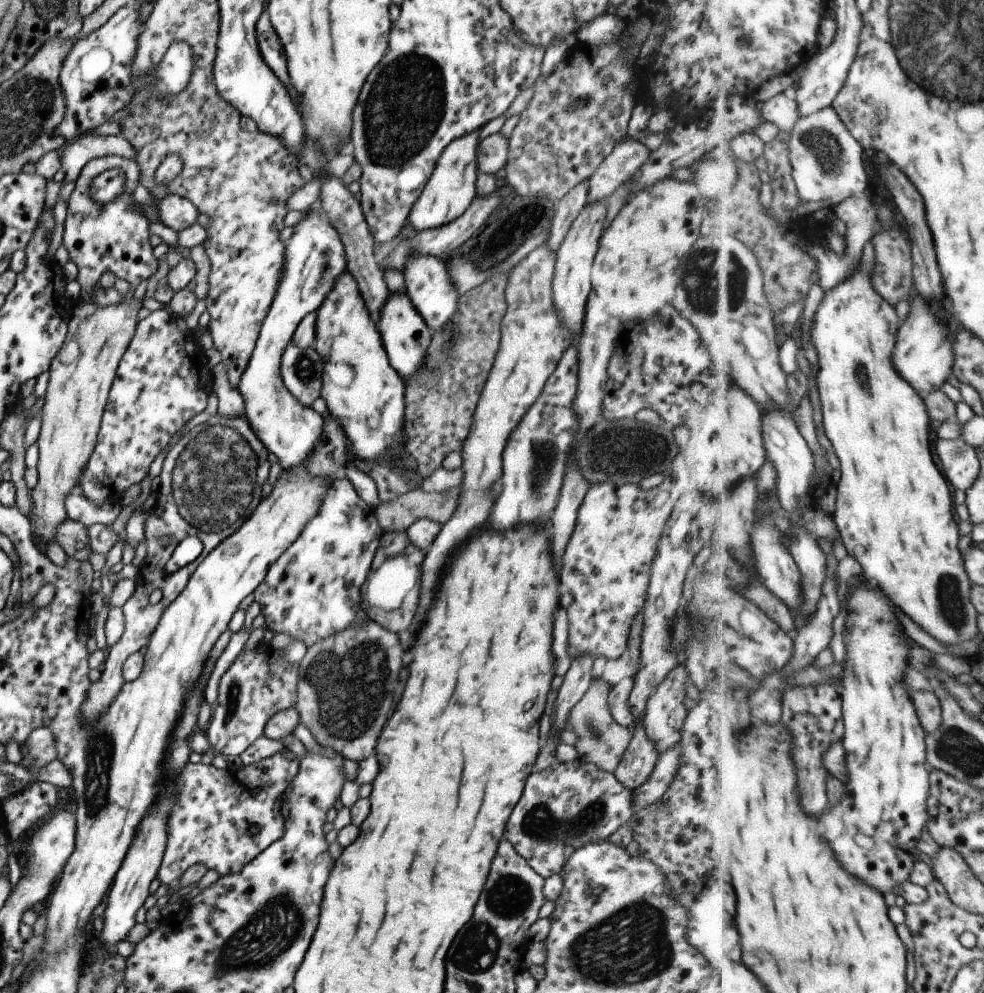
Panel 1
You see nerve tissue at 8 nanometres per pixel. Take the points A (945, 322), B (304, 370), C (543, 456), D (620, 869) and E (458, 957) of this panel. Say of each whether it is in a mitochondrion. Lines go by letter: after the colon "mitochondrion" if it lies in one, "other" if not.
A: other
B: mitochondrion
C: mitochondrion
D: other
E: mitochondrion

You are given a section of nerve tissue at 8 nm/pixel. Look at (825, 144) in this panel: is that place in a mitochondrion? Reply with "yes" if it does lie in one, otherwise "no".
yes

